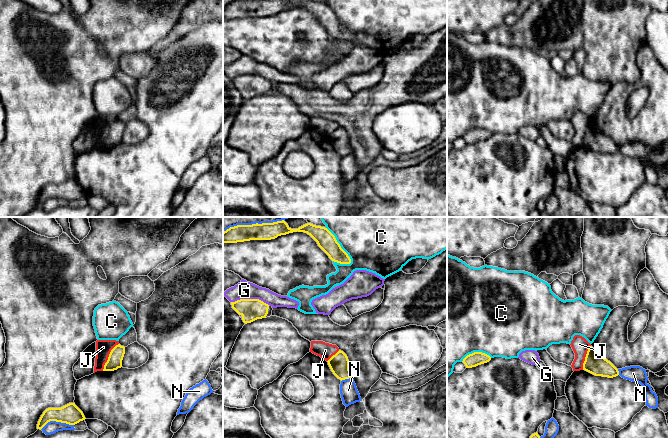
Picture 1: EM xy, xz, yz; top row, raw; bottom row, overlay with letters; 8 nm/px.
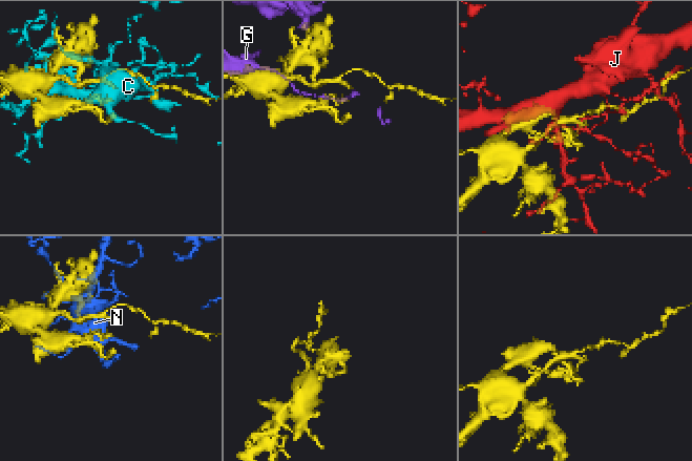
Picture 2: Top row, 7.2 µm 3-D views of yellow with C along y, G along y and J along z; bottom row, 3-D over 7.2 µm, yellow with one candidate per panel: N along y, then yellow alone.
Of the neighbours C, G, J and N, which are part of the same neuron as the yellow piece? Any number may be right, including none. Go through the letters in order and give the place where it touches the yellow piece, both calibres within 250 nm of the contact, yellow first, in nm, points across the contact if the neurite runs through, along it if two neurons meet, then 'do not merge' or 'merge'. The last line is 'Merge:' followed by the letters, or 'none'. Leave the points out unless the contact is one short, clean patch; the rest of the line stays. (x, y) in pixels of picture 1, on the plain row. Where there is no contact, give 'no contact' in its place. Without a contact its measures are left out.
C: contact xz (340, 22); calibres 150 and 380 nm; do not merge
G: contact xz (250, 75); calibres 180 and 140 nm; do not merge
J: contact xy (108, 133); calibres 120 and 130 nm; border xy (118, 119), (111, 126), (102, 146); do not merge
N: contact xy (56, 197); calibres 160 and 100 nm; do not merge
Merge: none

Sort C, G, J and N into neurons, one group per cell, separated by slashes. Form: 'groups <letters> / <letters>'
groups C / G / J / N

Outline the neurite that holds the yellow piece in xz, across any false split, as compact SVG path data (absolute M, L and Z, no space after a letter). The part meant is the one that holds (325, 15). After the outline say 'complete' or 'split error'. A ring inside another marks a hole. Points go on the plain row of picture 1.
M288 0L237 1L223 8L223 19L271 16L297 7L310 11L332 37L340 40L351 39L350 33L341 24L335 12L327 4L313 0L305 0L298 5L291 5Z | complete

